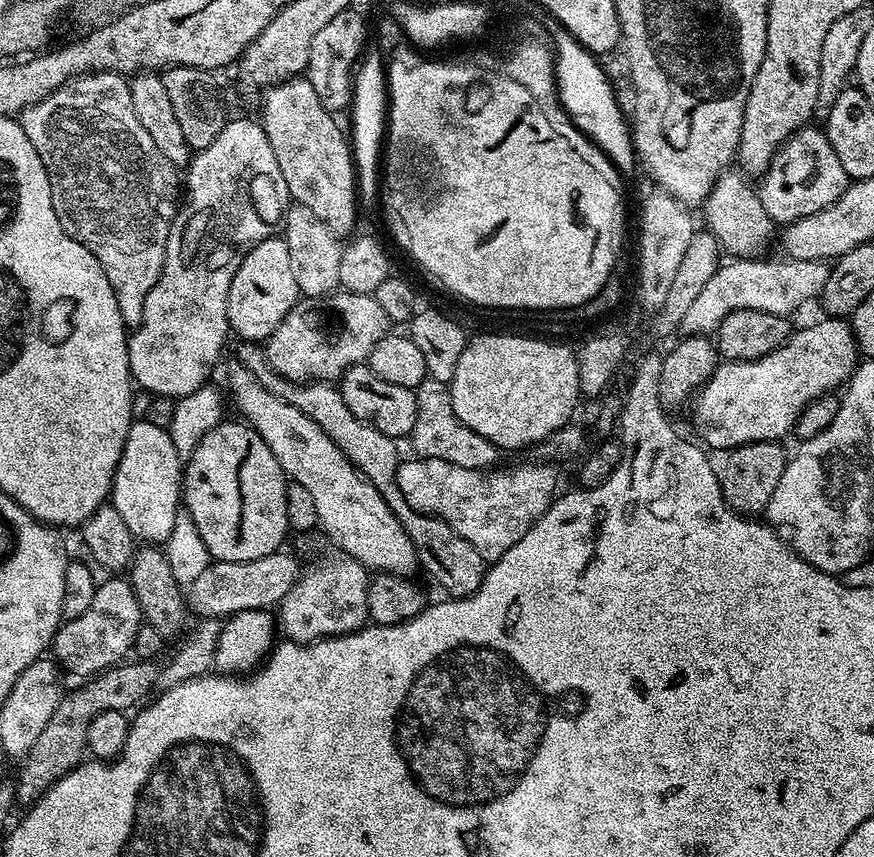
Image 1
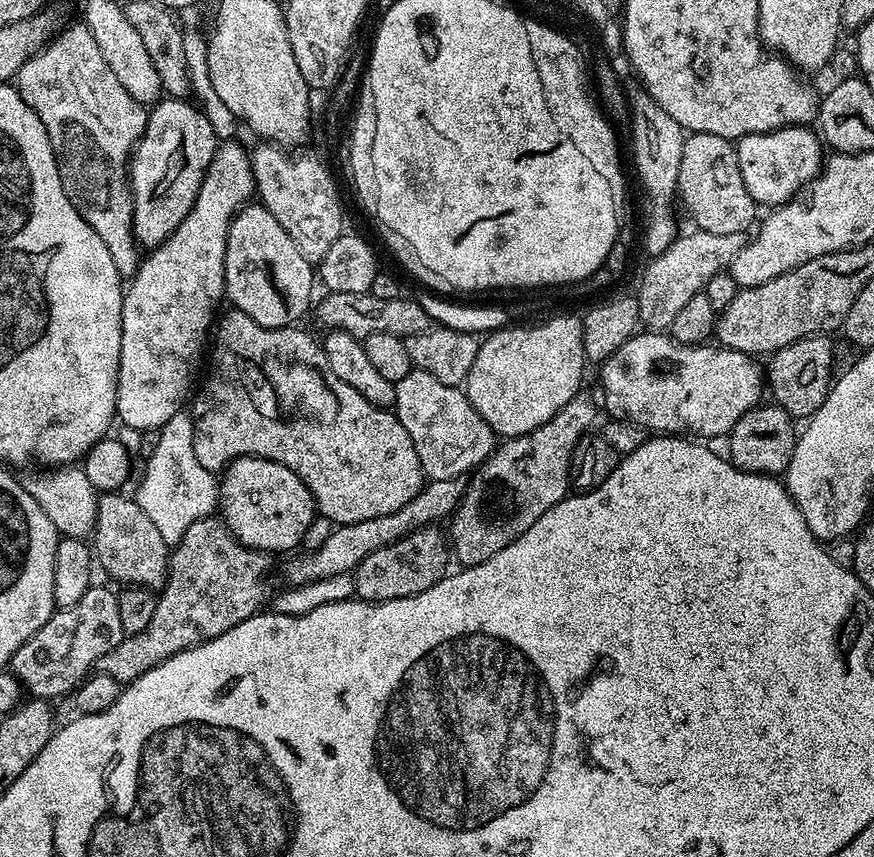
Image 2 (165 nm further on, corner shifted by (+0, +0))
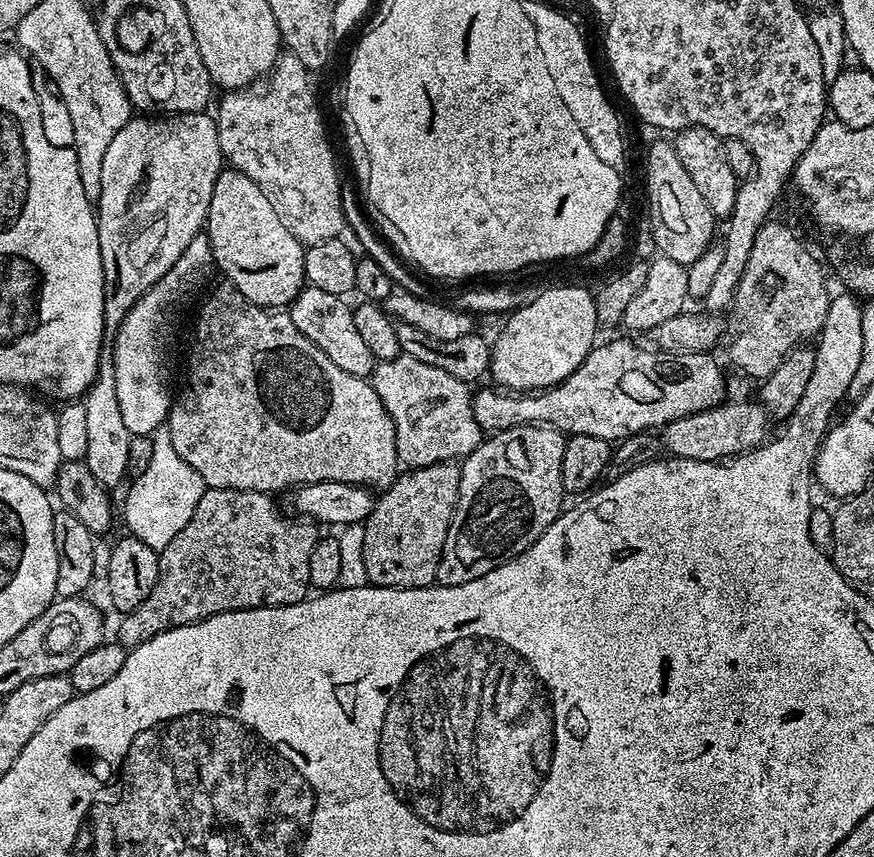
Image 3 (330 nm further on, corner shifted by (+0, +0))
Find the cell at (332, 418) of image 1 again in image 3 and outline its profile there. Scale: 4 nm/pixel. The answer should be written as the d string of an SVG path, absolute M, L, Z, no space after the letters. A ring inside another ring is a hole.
M223 286L216 288L204 300L200 313L196 316L196 337L192 340L192 353L188 356L188 381L184 389L175 393L172 408L168 412L166 427L170 430L170 442L174 442L174 450L178 450L178 458L182 462L190 462L194 470L204 479L209 488L233 488L234 490L250 490L251 492L267 492L277 494L282 488L295 489L302 484L314 482L342 482L343 484L360 484L369 490L383 490L392 485L398 475L396 459L396 431L394 422L382 406L382 398L374 390L374 386L365 377L346 374L339 366L334 366L326 354L310 338L306 338L294 326L291 311L278 308L263 308L260 304L249 304L237 288Z

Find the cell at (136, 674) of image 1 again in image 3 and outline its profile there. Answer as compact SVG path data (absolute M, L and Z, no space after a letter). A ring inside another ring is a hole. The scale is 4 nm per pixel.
M205 487L202 498L198 498L198 507L194 509L194 518L170 542L170 546L159 549L160 569L158 570L158 582L154 582L154 590L150 590L150 598L142 602L132 612L123 613L119 617L120 629L117 630L115 639L131 650L142 642L154 638L171 628L195 624L197 620L209 620L211 616L217 616L223 612L241 612L247 608L281 608L283 604L297 604L310 596L310 550L314 550L318 539L317 525L307 518L297 518L295 515L283 516L280 508L275 504L273 497L267 492L251 492L250 490L234 490L233 488L209 488Z

